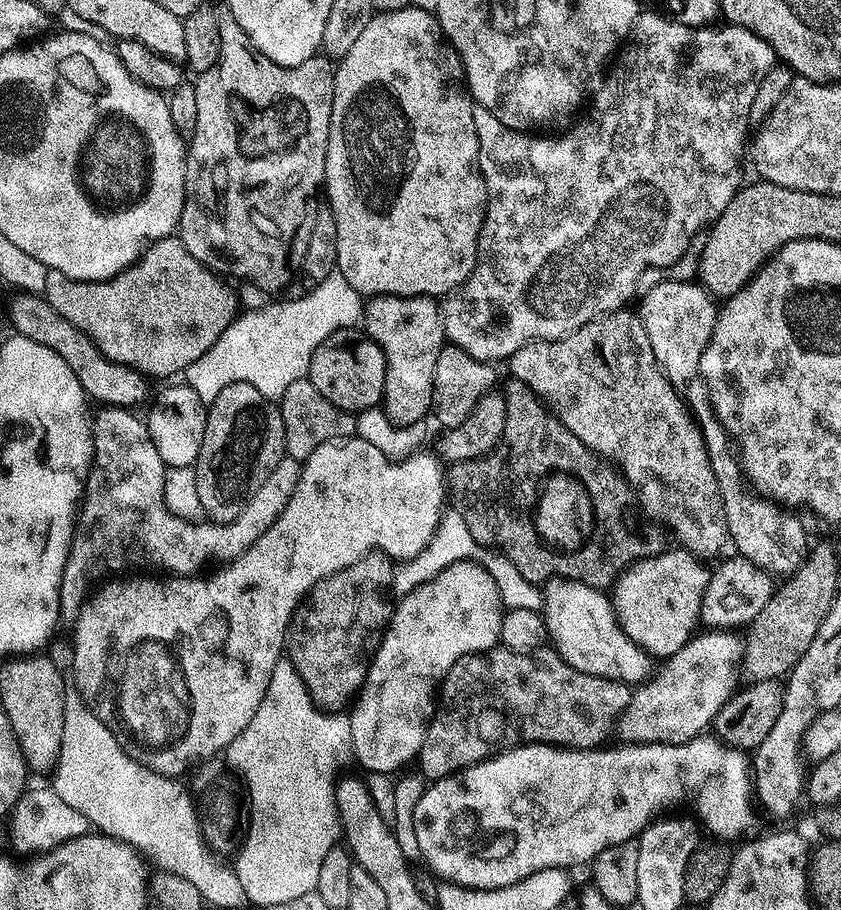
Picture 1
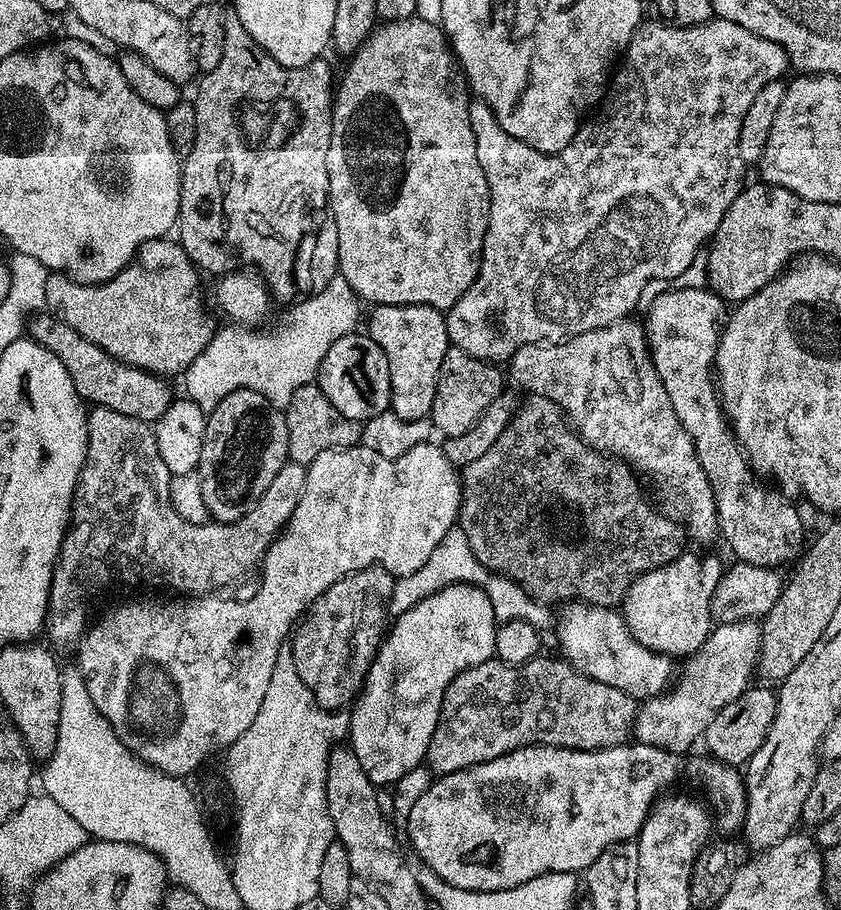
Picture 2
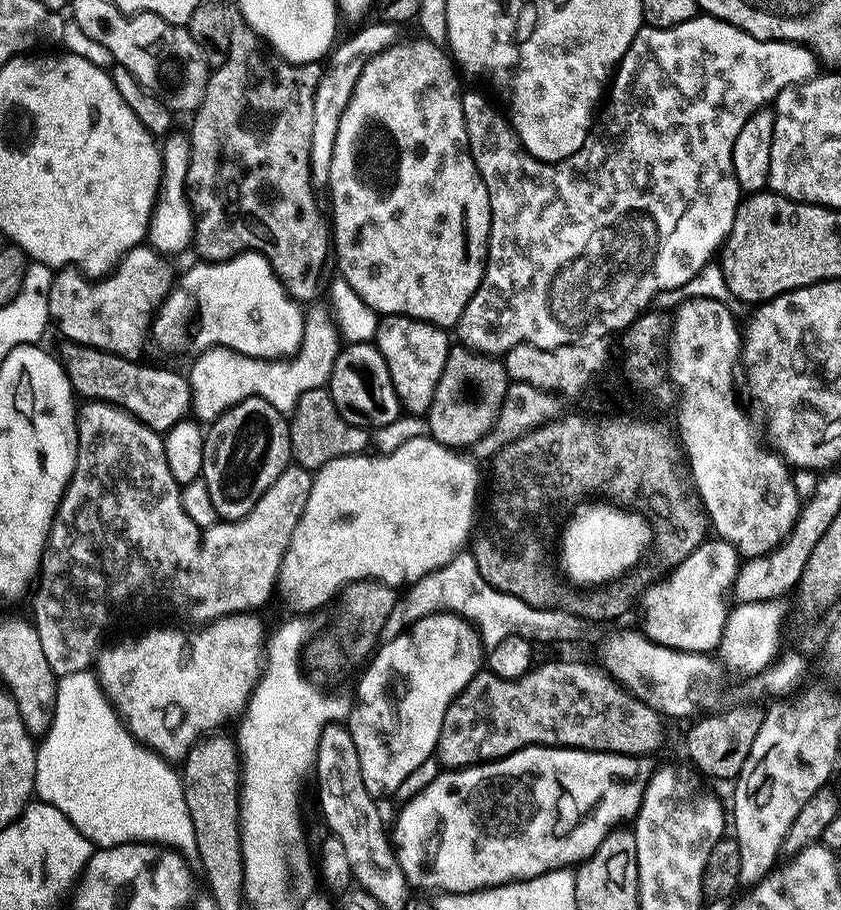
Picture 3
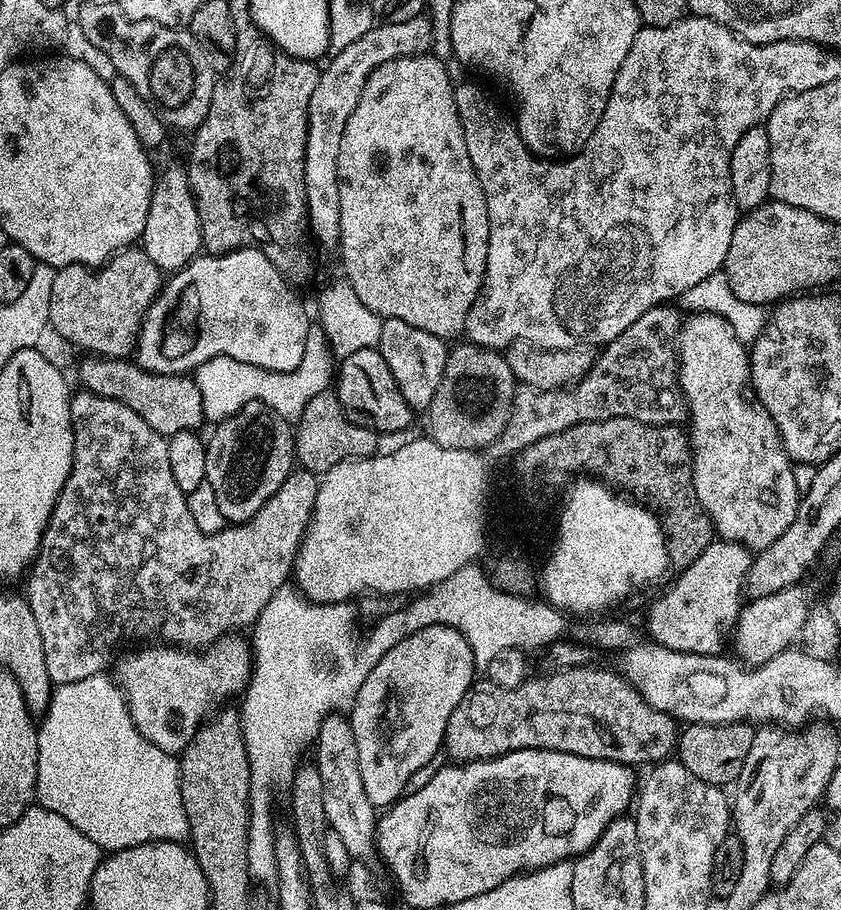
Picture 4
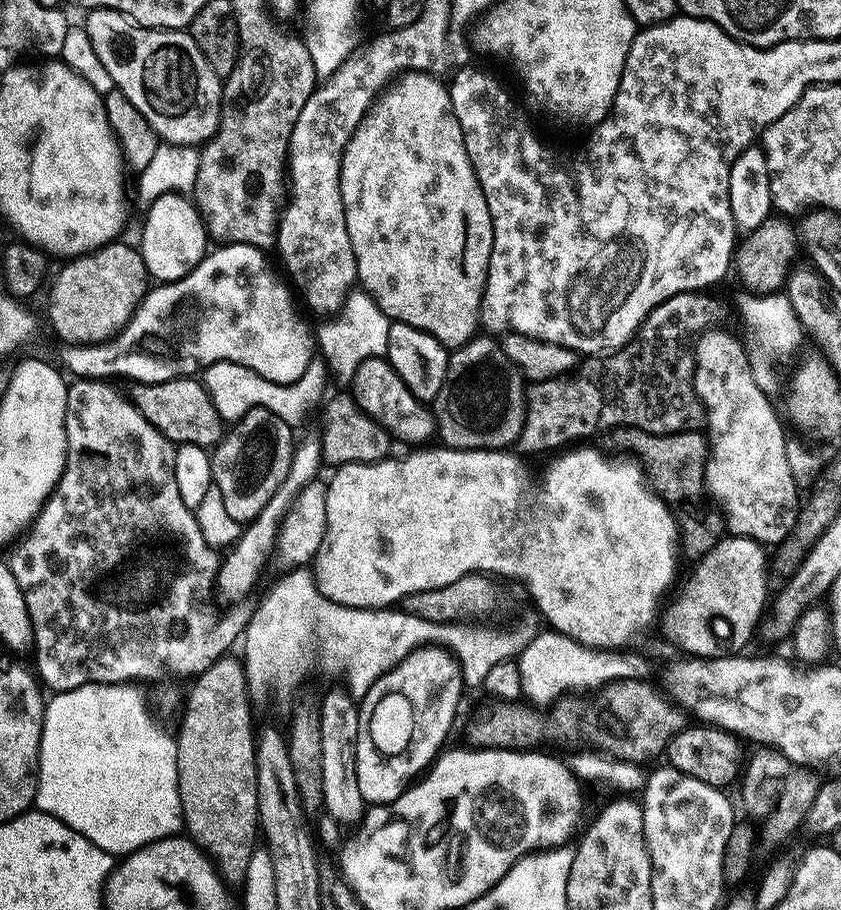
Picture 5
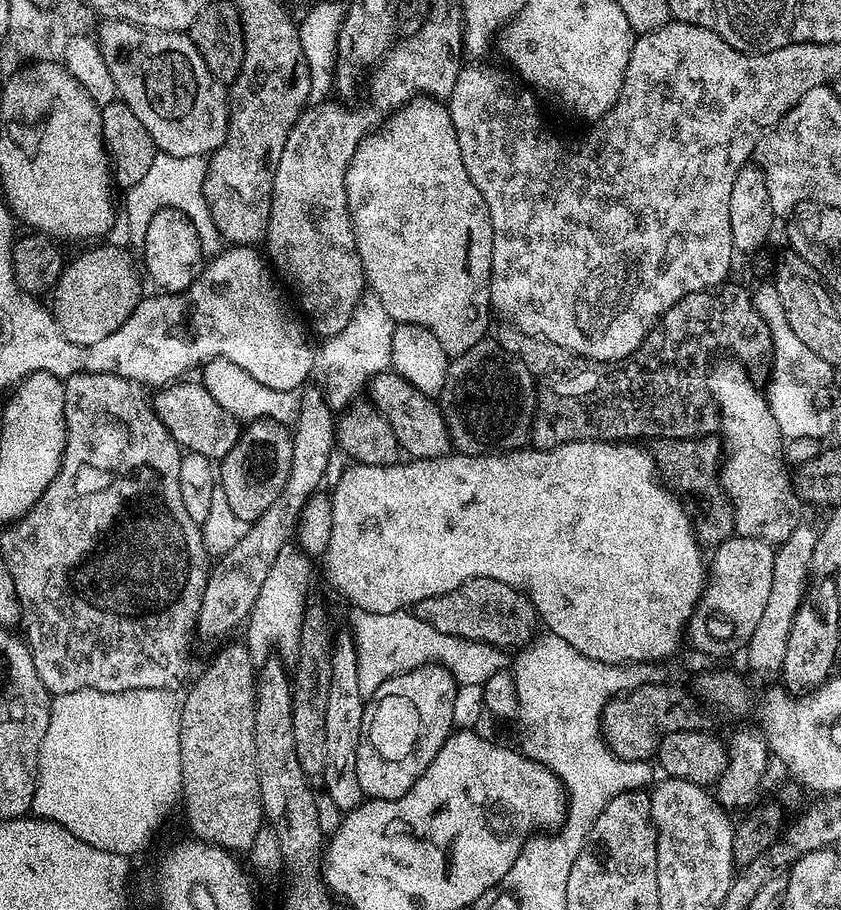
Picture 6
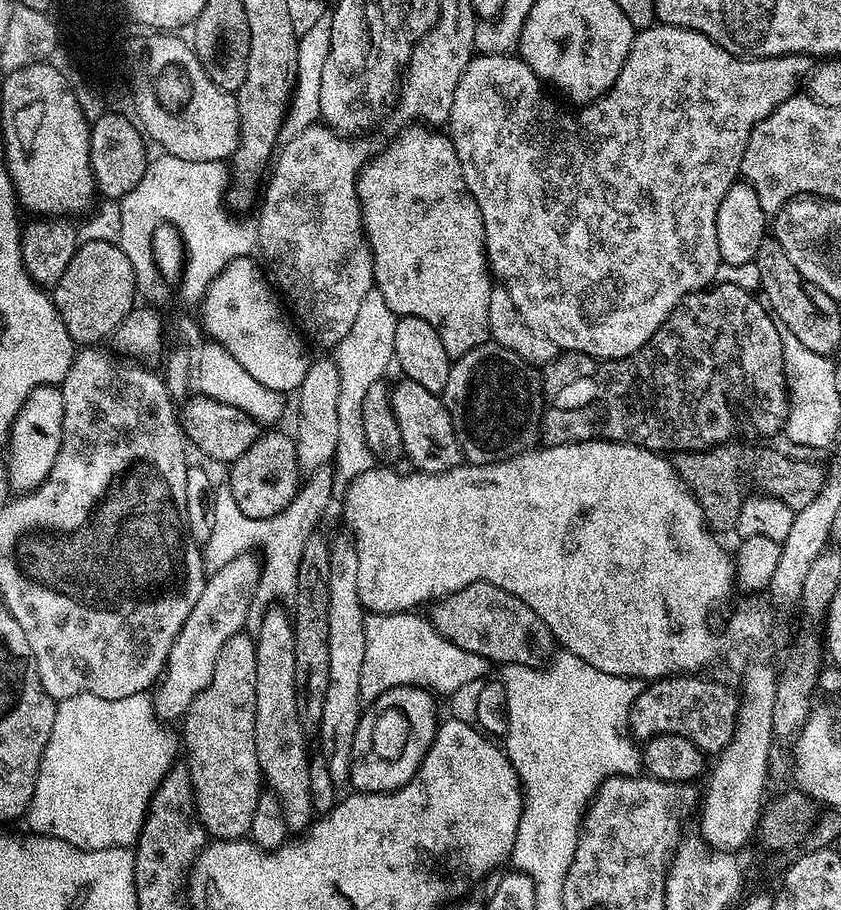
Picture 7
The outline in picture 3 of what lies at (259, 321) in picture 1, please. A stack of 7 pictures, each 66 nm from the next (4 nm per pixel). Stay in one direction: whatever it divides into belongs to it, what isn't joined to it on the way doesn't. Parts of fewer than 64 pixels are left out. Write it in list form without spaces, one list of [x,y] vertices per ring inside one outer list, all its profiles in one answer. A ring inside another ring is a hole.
[[[327,307],[307,309],[304,318],[304,337],[300,342],[300,348],[297,349],[291,358],[277,358],[274,360],[259,360],[254,356],[247,356],[242,352],[236,352],[230,348],[208,348],[199,353],[192,364],[192,369],[186,372],[188,384],[192,388],[192,406],[191,415],[196,417],[200,412],[217,412],[219,416],[232,408],[238,402],[242,402],[251,396],[262,398],[274,406],[274,410],[291,414],[295,412],[298,402],[304,396],[315,393],[327,385],[330,374],[334,370],[336,355],[340,353],[342,347],[342,337],[340,329],[337,327],[333,313]]]

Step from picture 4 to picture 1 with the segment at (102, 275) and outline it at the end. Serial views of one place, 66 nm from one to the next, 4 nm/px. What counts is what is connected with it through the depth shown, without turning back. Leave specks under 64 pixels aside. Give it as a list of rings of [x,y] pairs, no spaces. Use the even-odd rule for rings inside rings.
[[[175,235],[163,236],[154,241],[144,250],[143,256],[110,280],[69,280],[66,274],[49,270],[46,274],[46,284],[42,293],[45,300],[58,314],[66,318],[86,338],[96,343],[96,349],[115,364],[124,364],[145,377],[172,376],[175,372],[183,373],[218,338],[236,319],[236,296],[228,284],[223,284],[221,277],[207,268]]]

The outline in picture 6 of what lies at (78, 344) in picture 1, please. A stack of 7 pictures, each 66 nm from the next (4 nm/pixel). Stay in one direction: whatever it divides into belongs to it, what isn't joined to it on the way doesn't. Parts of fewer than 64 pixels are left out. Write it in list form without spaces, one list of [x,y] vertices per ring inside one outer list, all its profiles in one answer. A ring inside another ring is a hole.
[[[173,382],[161,387],[156,397],[151,397],[150,403],[156,417],[170,430],[174,442],[181,449],[197,452],[207,456],[209,460],[218,462],[234,448],[242,431],[242,424],[235,416],[228,416],[214,398],[204,389],[203,383],[184,384],[188,382]]]

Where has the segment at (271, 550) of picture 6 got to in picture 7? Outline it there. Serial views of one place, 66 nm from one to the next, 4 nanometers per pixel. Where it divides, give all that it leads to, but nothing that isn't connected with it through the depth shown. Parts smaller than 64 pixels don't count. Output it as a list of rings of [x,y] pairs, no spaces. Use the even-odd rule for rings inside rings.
[[[333,359],[313,361],[303,382],[297,388],[300,421],[296,424],[296,460],[301,469],[315,470],[335,461],[334,446],[338,446],[338,370]],[[245,554],[234,558],[205,579],[202,594],[198,594],[198,602],[194,602],[194,610],[190,610],[190,618],[186,618],[178,638],[174,638],[174,646],[170,646],[170,654],[164,664],[164,675],[154,688],[156,715],[161,721],[179,721],[183,717],[194,698],[206,687],[210,678],[214,678],[214,662],[218,658],[218,650],[222,650],[223,644],[226,643],[226,638],[234,638],[234,634],[245,631],[247,614],[253,597],[257,595],[262,571],[261,561],[257,557],[255,560],[252,556],[255,555]]]

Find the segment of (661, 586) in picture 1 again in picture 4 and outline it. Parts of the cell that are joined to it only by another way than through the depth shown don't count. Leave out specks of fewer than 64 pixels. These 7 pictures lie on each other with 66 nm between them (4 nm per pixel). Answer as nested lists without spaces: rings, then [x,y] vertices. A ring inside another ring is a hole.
[[[723,538],[713,539],[653,602],[648,612],[647,635],[661,648],[703,656],[717,655],[723,649],[720,647],[724,644],[724,627],[735,625],[740,617],[753,559],[753,553],[743,544]]]

